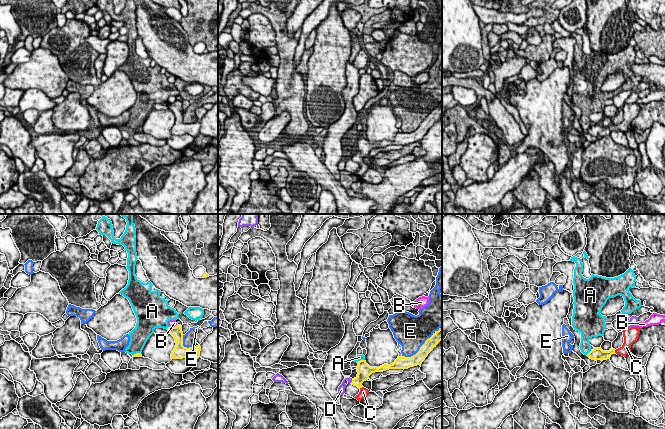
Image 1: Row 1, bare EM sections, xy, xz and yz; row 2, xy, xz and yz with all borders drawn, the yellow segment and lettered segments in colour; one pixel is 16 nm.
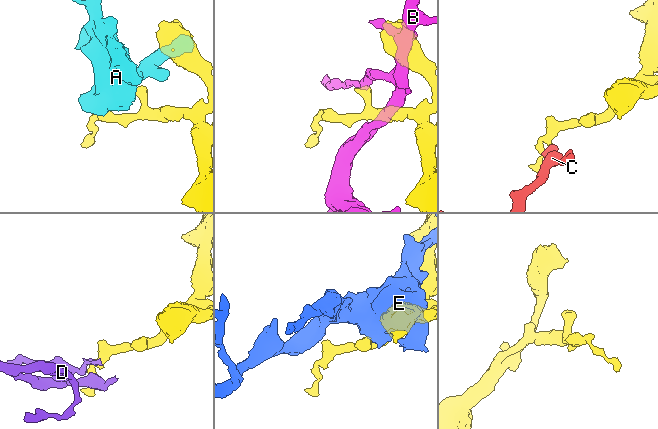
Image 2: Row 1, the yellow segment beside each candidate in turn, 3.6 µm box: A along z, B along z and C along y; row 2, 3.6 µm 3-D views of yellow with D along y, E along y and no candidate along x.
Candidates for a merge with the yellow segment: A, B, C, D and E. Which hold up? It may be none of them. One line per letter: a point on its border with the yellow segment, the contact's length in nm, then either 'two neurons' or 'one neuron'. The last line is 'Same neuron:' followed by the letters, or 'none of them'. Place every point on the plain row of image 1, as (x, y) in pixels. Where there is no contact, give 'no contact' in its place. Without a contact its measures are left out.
A: meets yellow in yz at (589, 128); contact 120 nm long; two neurons
B: meets yellow in xy at (173, 103); contact 150 nm long; two neurons
C: meets yellow in yz at (614, 128); contact 70 nm long; one neuron
D: meets yellow in xz at (352, 157); contact 70 nm long; two neurons
E: meets yellow in xz at (419, 126); contact 600 nm long; two neurons
Same neuron: C

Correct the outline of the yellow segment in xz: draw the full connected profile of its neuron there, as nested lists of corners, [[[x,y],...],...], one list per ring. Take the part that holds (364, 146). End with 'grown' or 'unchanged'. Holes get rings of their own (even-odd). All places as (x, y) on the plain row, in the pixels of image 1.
[[[442,105],[436,107],[425,119],[420,123],[419,127],[411,133],[399,133],[393,140],[384,140],[380,143],[370,143],[365,136],[358,137],[357,142],[357,153],[352,155],[351,160],[357,162],[360,165],[358,171],[354,174],[361,177],[365,172],[368,171],[369,166],[362,162],[362,159],[369,155],[369,152],[375,148],[383,148],[389,145],[408,145],[417,141],[421,141],[428,130],[433,126],[434,123],[442,116]]]; grown

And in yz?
[[[631,103],[631,104],[624,104],[623,113],[624,119],[618,125],[610,125],[609,127],[603,127],[601,124],[595,124],[591,126],[587,132],[592,136],[607,136],[610,135],[612,130],[622,131],[624,133],[627,132],[629,128],[631,128],[631,121],[637,117],[639,110],[640,110],[640,103]]]; grown

